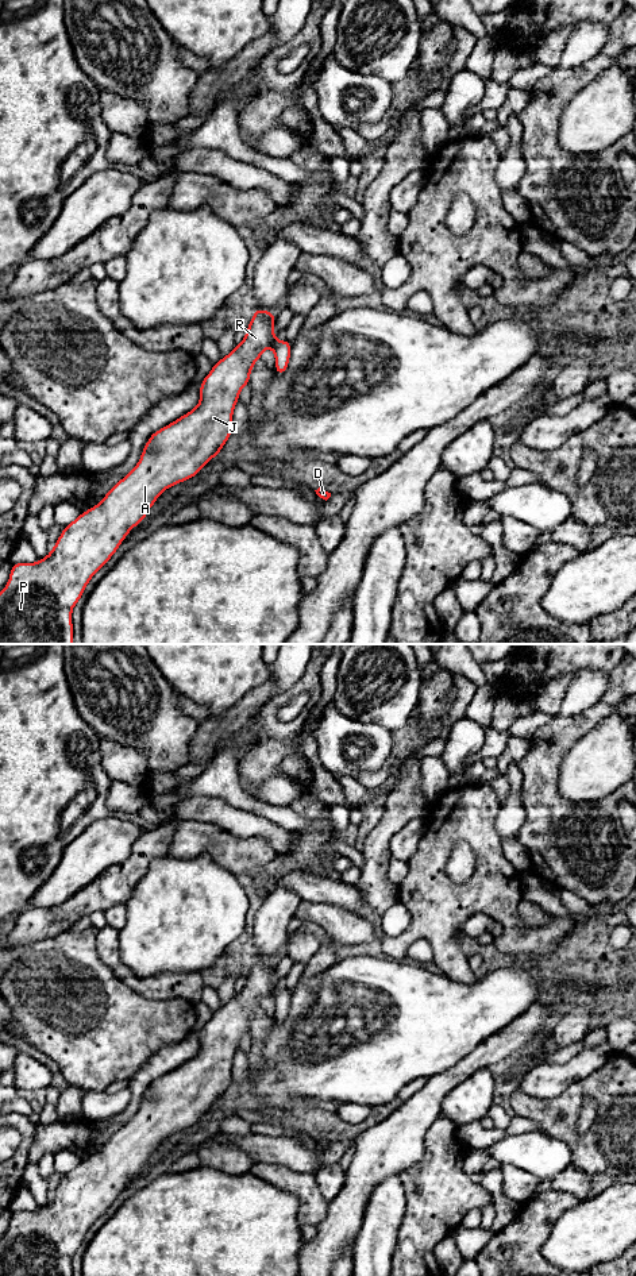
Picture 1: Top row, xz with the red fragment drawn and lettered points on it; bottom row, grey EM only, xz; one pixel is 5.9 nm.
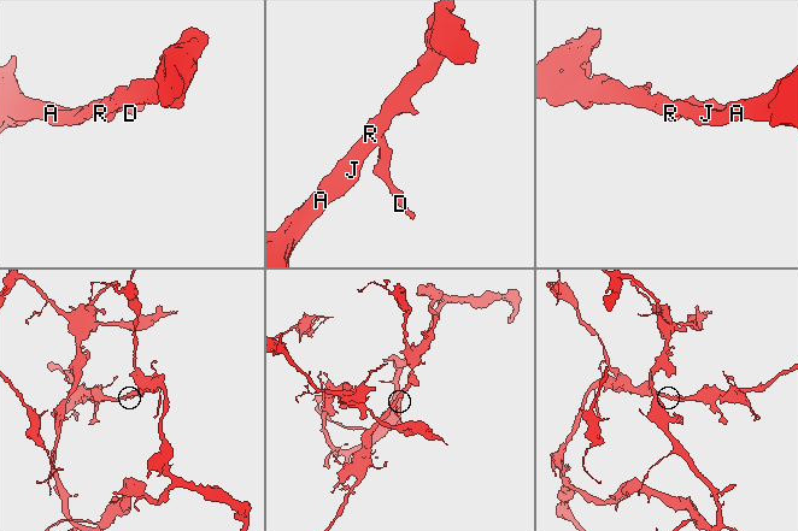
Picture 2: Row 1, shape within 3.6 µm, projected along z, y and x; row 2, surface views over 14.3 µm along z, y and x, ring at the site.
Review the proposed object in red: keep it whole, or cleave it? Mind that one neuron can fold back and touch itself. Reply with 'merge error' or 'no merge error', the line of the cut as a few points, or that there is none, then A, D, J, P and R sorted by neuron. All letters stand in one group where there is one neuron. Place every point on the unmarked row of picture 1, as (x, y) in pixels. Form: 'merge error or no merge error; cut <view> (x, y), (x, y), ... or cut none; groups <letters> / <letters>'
merge error; cut xz (276, 987), (272, 995); groups A J P R / D

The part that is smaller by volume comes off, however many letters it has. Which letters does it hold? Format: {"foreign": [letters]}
{"foreign": ["D"]}

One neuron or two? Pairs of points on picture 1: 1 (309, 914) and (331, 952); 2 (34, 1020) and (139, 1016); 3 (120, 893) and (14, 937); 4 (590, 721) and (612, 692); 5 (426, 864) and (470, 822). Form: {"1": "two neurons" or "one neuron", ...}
{"1": "two neurons", "2": "one neuron", "3": "one neuron", "4": "two neurons", "5": "one neuron"}

